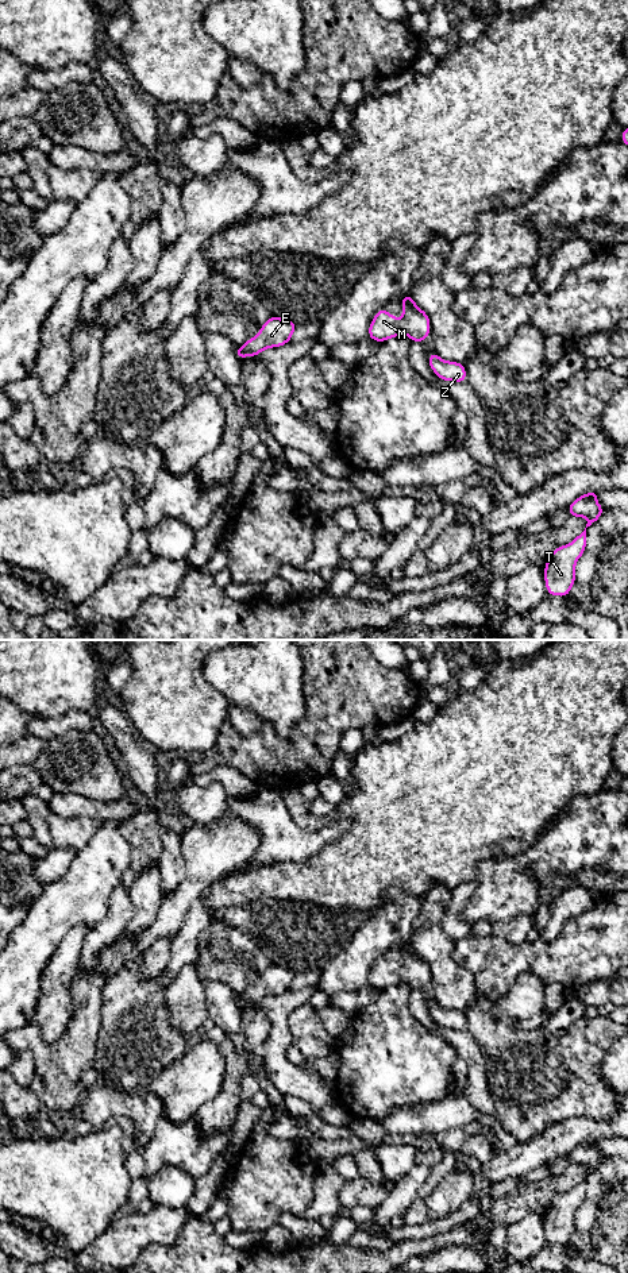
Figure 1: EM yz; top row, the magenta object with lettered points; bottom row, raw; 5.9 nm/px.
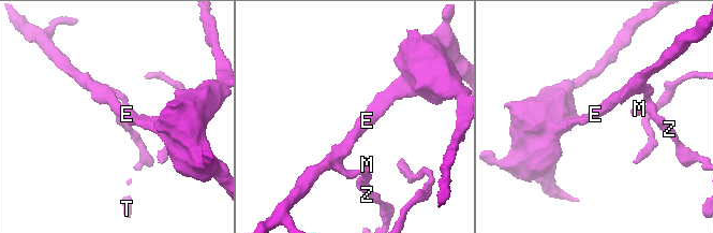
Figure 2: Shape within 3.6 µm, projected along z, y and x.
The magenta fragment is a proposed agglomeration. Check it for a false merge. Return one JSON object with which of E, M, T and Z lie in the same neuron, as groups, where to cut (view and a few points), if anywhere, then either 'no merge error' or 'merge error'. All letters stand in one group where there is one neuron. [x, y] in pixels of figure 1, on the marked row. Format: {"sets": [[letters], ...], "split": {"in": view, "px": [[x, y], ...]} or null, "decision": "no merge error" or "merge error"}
{"sets": [["E", "M", "T", "Z"]], "split": null, "decision": "no merge error"}

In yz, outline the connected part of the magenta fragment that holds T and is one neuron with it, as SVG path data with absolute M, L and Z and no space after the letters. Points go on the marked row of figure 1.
M586 528L569 545L555 548L546 562L547 594L567 597L575 582L575 563L586 549Z

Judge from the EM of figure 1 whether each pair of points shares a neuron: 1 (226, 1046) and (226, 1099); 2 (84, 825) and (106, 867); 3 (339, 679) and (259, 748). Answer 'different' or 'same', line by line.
1: same
2: different
3: same

